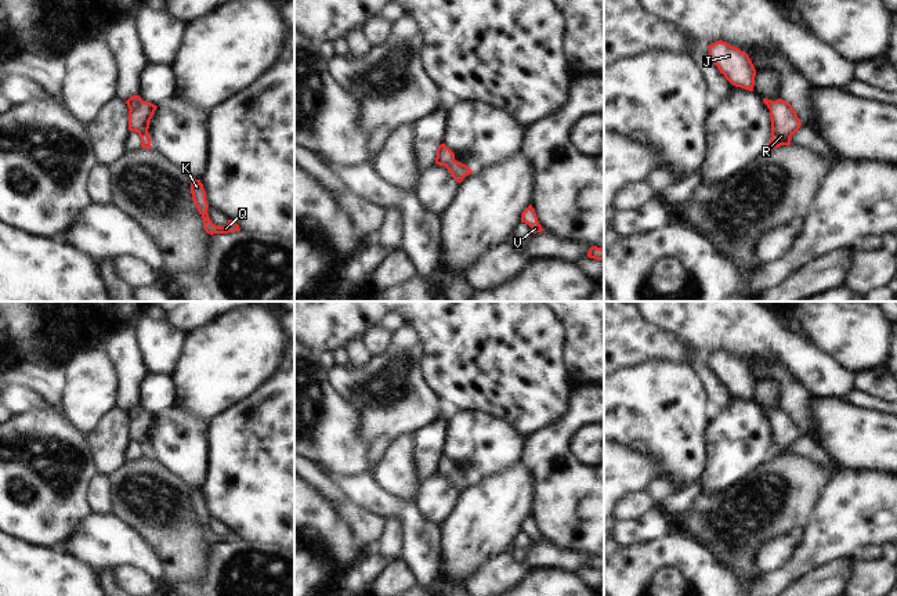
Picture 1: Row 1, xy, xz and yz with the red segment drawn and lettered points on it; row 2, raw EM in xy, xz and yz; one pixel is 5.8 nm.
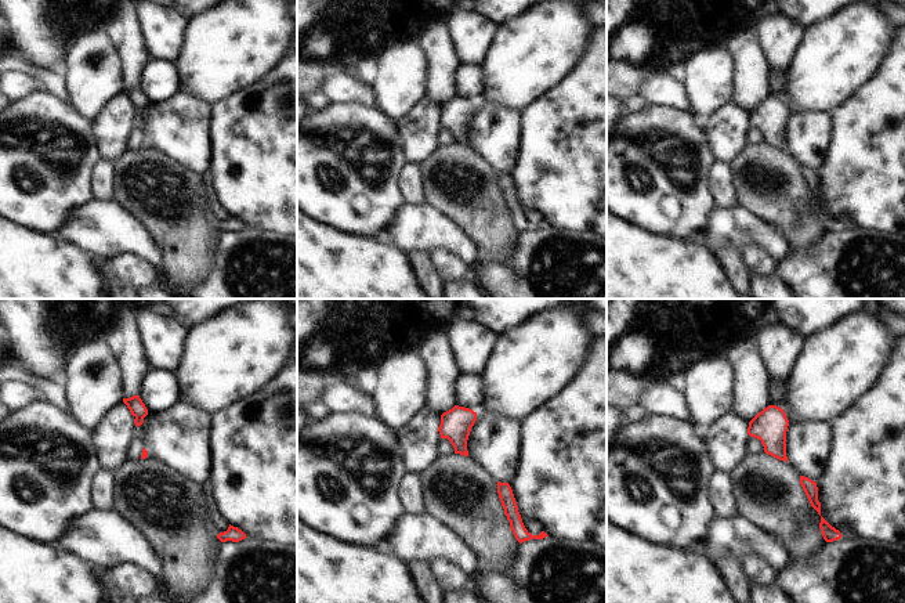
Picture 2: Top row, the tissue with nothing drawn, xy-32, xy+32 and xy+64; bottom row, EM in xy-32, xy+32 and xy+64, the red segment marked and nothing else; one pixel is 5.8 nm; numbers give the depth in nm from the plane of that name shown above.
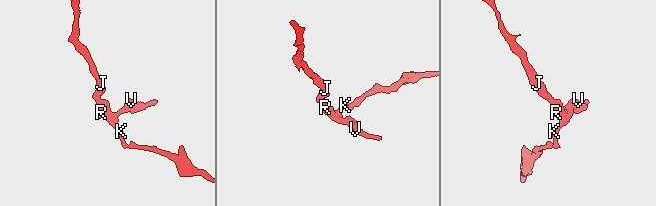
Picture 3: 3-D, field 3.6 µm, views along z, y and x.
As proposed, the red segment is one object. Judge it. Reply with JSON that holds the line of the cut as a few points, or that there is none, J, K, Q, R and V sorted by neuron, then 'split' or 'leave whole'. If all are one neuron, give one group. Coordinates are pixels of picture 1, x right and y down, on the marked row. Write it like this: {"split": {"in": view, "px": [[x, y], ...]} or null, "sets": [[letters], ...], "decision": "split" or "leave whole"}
{"split": null, "sets": [["J", "K", "Q", "R", "V"]], "decision": "leave whole"}

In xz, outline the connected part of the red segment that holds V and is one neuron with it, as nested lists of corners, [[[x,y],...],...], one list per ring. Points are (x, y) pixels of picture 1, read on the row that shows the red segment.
[[[529,205],[521,214],[521,223],[525,223],[528,224],[531,228],[532,228],[532,232],[536,234],[536,232],[542,232],[545,231],[542,228],[542,225],[539,224],[538,221],[538,217],[535,214],[535,209],[532,207],[532,205]]]

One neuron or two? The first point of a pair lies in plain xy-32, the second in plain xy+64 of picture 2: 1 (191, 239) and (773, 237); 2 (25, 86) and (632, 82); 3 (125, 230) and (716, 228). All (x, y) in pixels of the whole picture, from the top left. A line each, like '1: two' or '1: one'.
1: two
2: two
3: one

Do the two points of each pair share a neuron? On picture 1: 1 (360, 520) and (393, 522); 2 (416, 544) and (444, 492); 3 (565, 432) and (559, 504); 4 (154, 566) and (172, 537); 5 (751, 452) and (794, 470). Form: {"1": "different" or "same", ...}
{"1": "different", "2": "different", "3": "same", "4": "different", "5": "different"}

